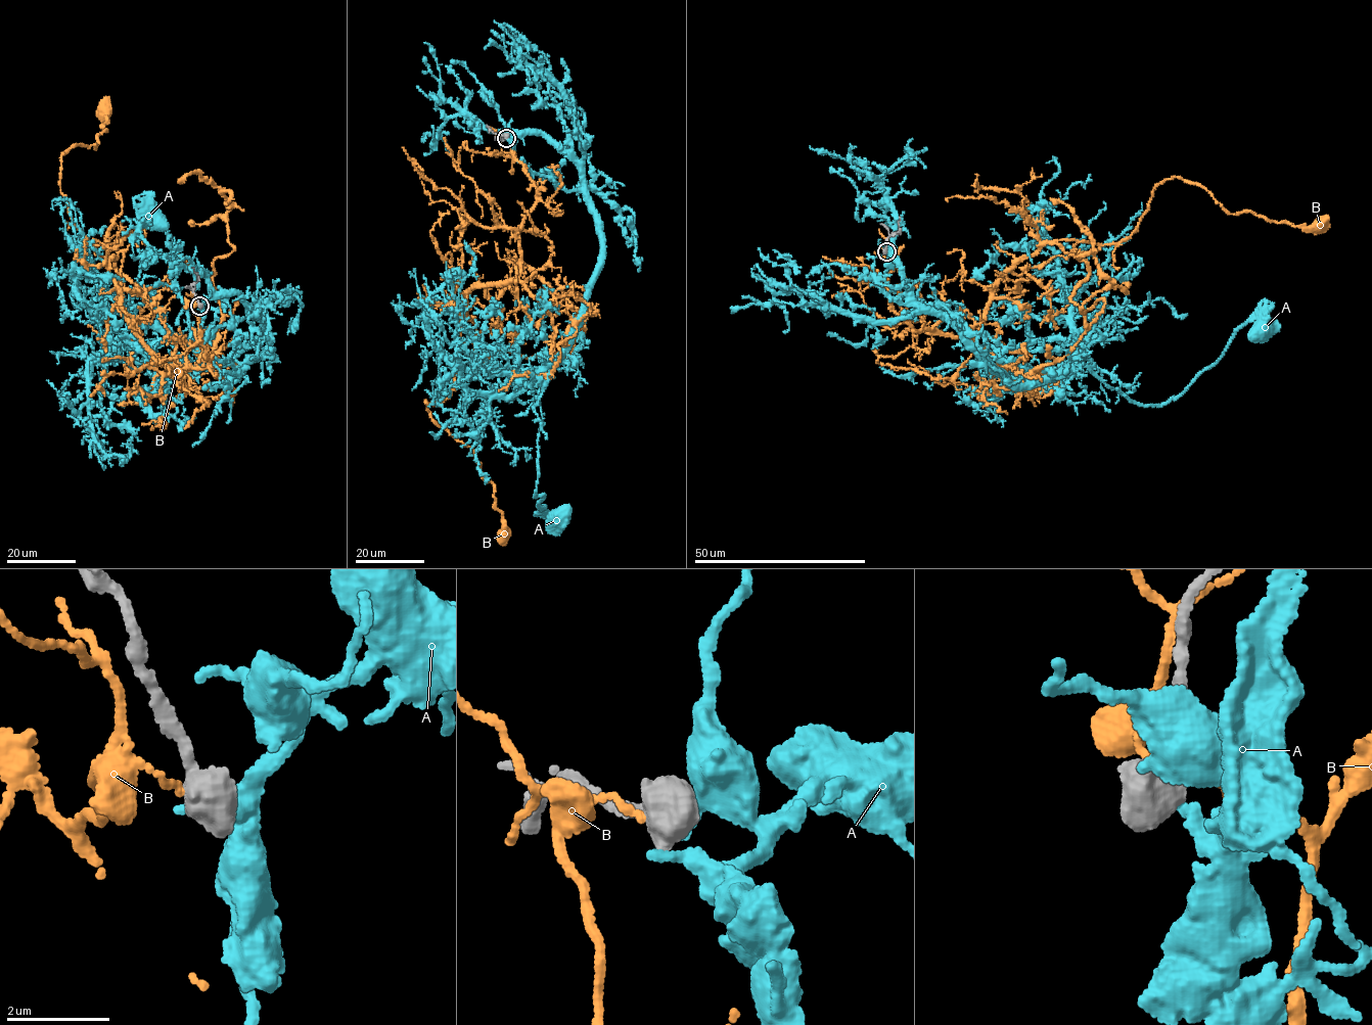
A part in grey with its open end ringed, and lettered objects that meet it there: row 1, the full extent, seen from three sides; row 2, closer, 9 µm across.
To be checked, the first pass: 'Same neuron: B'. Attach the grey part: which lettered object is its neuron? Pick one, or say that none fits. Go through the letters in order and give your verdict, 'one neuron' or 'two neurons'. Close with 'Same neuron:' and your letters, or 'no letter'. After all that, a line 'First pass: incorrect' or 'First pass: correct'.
A: two neurons
B: two neurons
Same neuron: no letter
First pass: incorrect

